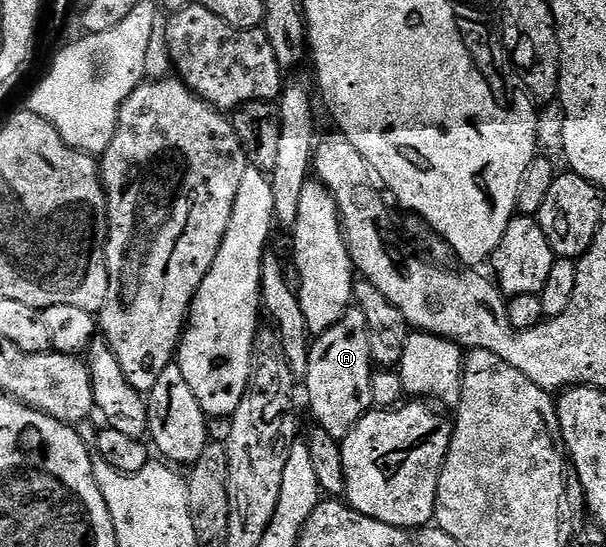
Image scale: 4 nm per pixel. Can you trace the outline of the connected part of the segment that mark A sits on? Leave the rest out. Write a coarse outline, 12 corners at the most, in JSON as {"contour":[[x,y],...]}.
{"contour":[[348,307],[314,337],[307,404],[342,442],[372,411],[369,330]]}

